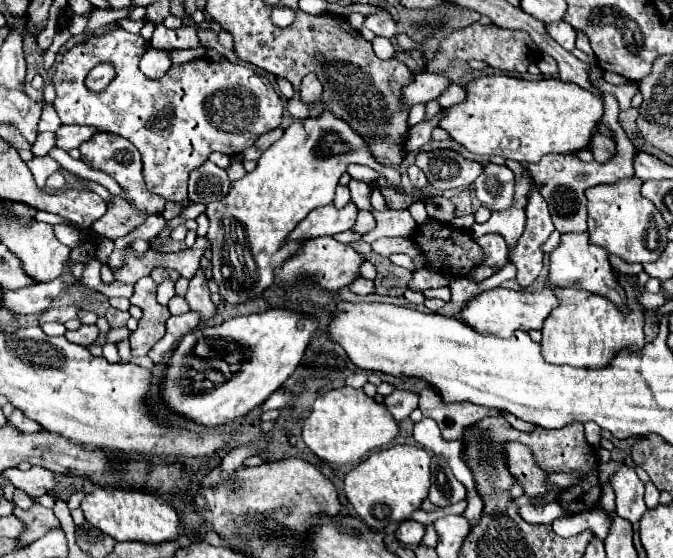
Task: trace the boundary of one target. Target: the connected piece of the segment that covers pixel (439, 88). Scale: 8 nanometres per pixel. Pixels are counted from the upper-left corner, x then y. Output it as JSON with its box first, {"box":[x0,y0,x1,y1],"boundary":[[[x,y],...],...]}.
{"box":[403,73,451,107],"boundary":[[[417,73],[413,83],[403,89],[403,101],[411,107],[415,103],[427,103],[431,99],[437,99],[447,87],[451,85],[451,79],[447,75],[439,73]]]}

